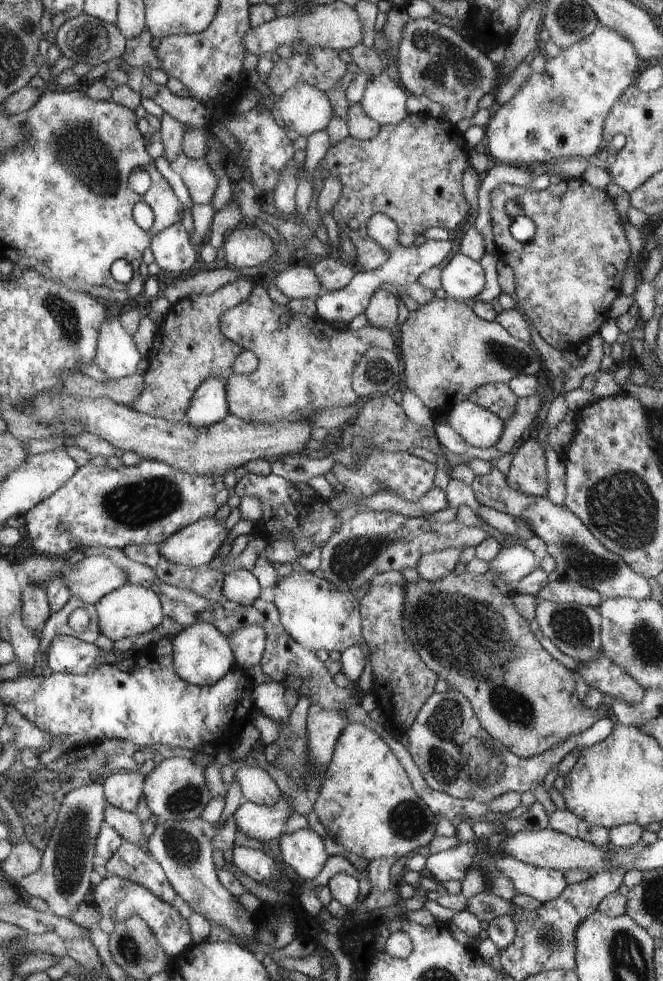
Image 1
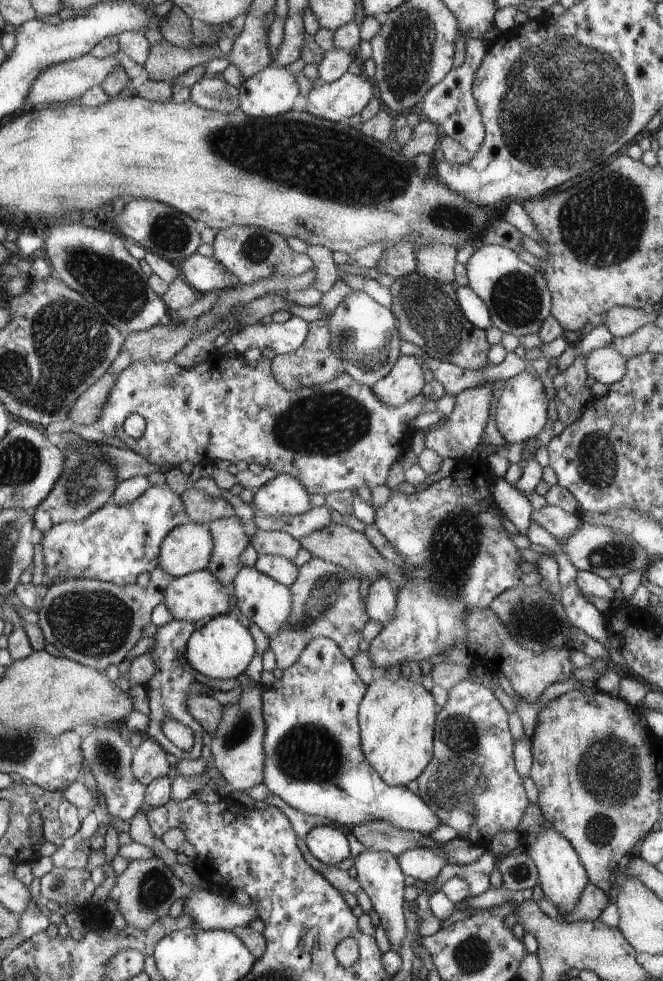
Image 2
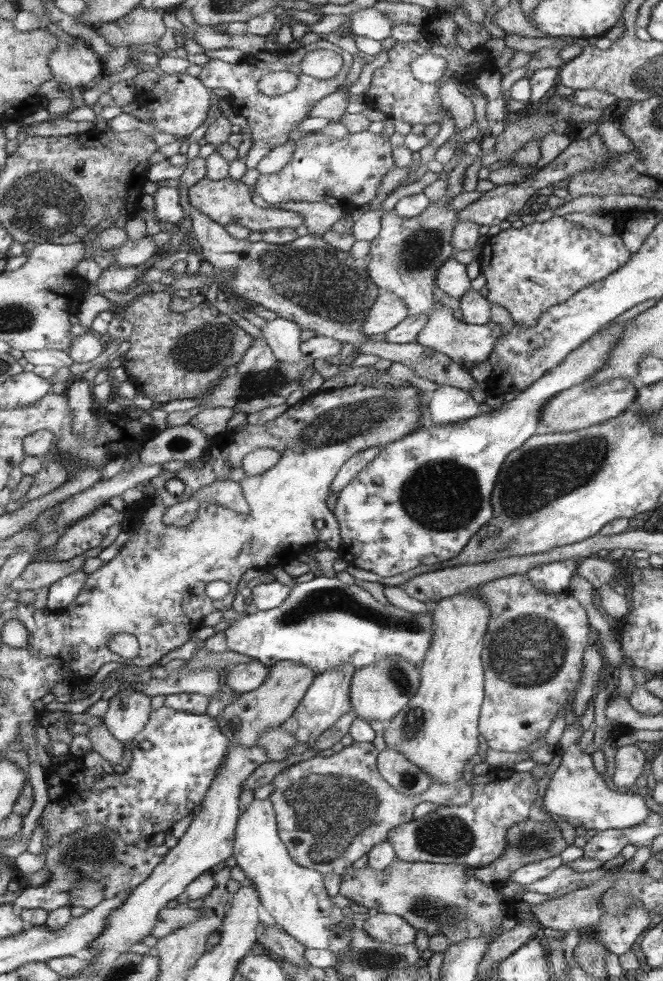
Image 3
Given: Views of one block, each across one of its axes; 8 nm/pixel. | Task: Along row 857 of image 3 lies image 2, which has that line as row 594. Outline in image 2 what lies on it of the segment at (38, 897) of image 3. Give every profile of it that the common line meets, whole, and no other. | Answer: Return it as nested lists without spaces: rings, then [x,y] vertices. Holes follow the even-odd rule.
[[[156,567],[150,572],[147,587],[138,583],[120,586],[88,578],[53,584],[39,606],[37,625],[62,657],[106,673],[108,666],[119,665],[142,638],[144,628],[151,622],[152,610],[164,600],[164,590],[172,579],[168,572]]]

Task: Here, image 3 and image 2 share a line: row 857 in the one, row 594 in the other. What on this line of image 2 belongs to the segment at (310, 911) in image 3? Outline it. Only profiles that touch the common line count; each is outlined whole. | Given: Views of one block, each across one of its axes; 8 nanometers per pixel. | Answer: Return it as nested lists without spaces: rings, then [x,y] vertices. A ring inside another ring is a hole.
[[[256,567],[241,568],[229,589],[233,595],[236,611],[240,612],[249,624],[256,624],[269,640],[276,638],[276,634],[280,634],[280,630],[291,620],[293,609],[291,586],[268,578],[268,575],[262,574]]]

